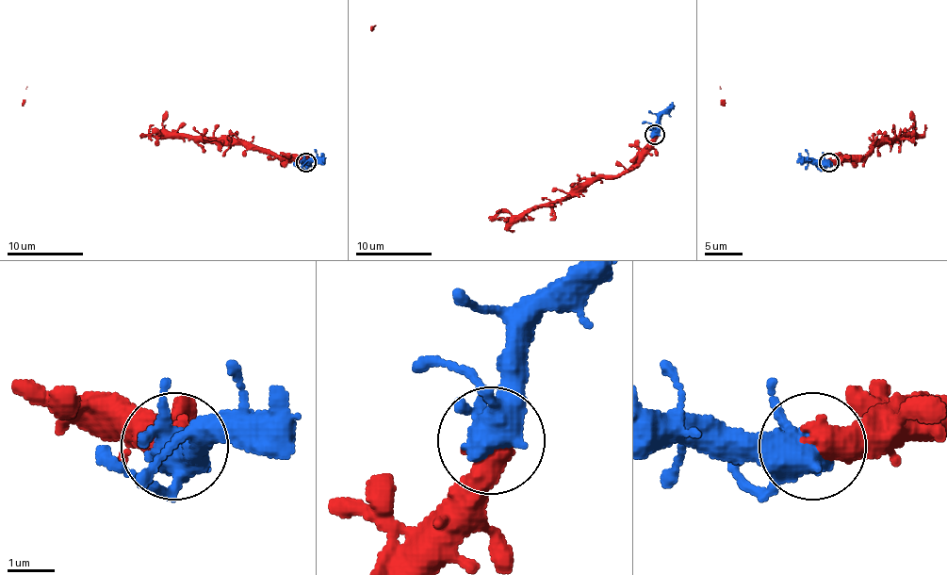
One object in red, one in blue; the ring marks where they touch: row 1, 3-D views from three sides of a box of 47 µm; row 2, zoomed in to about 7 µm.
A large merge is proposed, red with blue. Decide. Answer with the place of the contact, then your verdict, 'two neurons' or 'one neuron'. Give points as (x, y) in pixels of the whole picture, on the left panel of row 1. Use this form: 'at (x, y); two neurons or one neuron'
at (305, 162); one neuron

